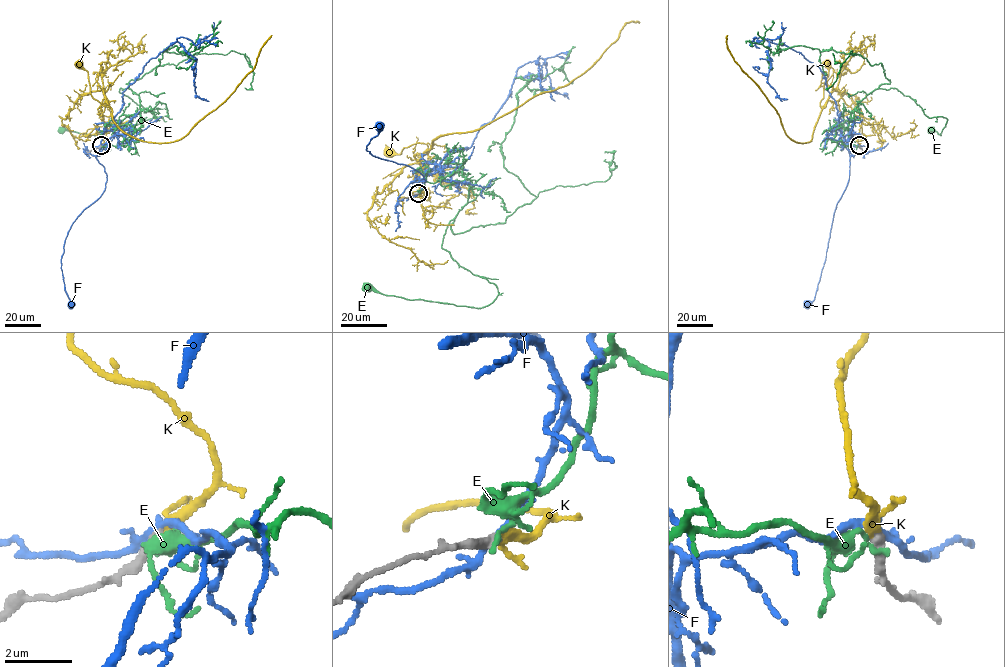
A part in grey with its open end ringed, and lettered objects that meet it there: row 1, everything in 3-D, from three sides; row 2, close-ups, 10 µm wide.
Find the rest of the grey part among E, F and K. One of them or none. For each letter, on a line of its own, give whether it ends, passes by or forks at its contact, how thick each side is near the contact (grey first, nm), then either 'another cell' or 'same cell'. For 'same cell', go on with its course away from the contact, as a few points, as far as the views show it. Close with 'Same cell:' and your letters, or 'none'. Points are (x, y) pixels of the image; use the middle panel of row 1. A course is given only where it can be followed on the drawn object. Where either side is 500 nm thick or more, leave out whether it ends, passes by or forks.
E: it ends | 340/160 nm | another cell
F: it forks | 320/170 nm | another cell
K: it passes by | 320/200 nm | same cell | via (418, 193), (412, 196), (419, 195), (417, 177), (427, 146), (416, 143), (401, 154), (389, 151)
Same cell: K

